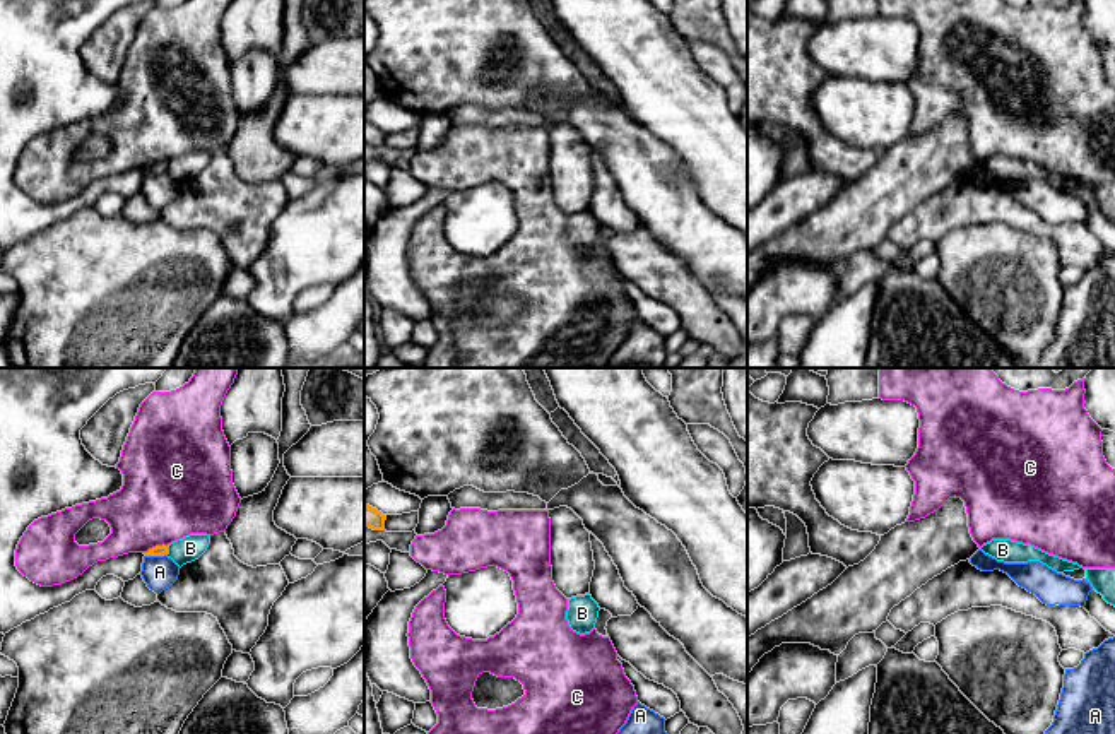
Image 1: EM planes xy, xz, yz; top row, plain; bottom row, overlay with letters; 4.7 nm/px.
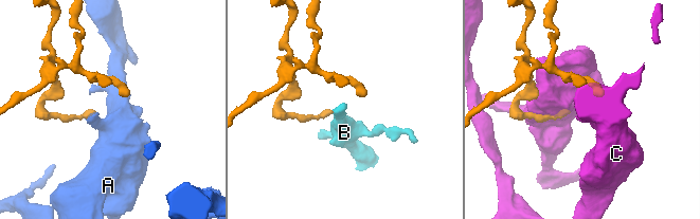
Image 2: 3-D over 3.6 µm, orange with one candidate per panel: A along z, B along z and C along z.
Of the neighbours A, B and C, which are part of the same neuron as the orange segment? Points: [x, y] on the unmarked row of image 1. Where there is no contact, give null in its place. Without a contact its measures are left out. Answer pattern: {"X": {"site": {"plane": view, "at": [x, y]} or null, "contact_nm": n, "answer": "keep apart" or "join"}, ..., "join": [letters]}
{"A": {"site": {"plane": "xy", "at": [154, 171]}, "contact_nm": 100, "answer": "keep apart"}, "B": {"site": {"plane": "xy", "at": [166, 168]}, "contact_nm": 50, "answer": "keep apart"}, "C": {"site": {"plane": "xy", "at": [156, 163]}, "contact_nm": 120, "answer": "keep apart"}, "join": []}

